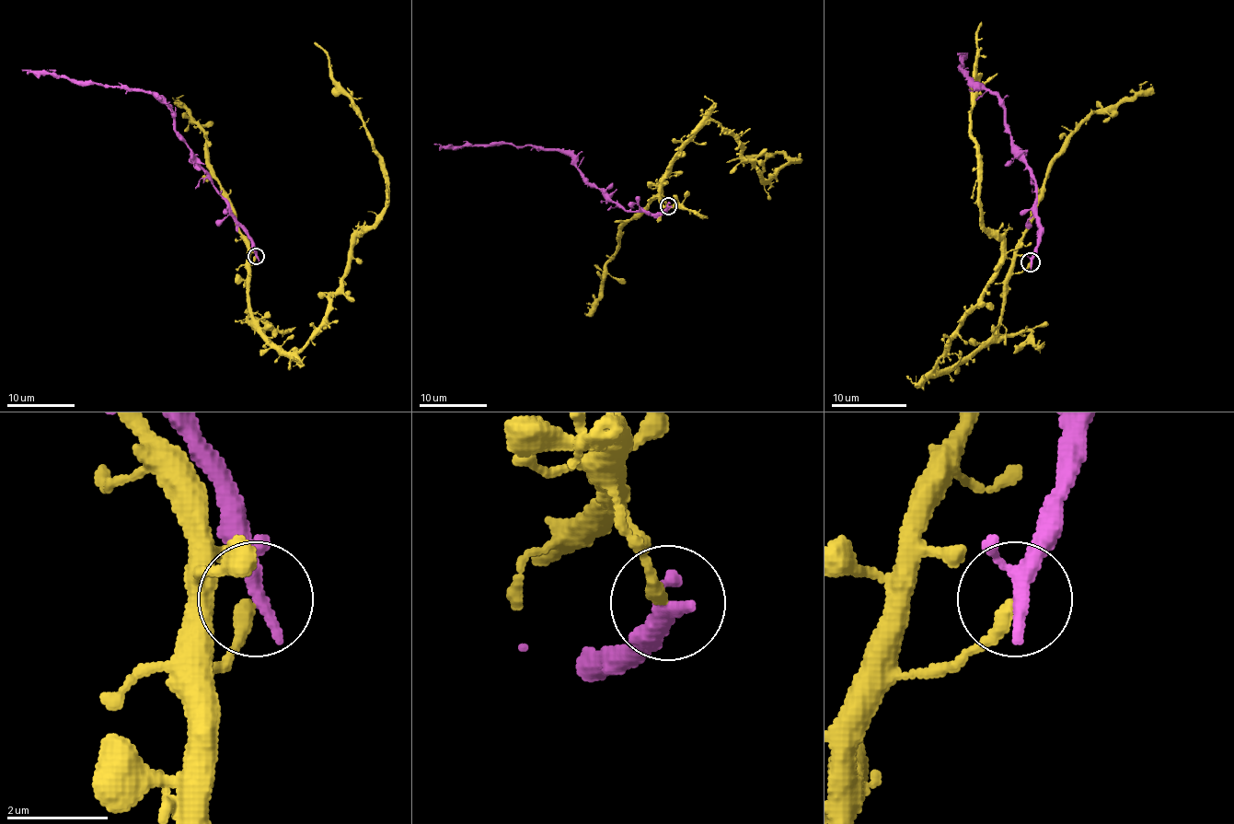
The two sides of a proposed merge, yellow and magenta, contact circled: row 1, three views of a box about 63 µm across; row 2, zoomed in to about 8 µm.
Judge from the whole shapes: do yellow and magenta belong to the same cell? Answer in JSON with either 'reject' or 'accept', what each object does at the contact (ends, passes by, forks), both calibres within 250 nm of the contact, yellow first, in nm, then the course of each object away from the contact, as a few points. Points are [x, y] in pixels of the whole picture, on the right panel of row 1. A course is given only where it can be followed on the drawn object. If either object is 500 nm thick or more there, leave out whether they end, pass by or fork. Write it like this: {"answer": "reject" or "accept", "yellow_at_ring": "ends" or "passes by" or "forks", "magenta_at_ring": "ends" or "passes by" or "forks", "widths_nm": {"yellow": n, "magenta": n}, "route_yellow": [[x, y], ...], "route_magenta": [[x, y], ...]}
{"answer": "reject", "yellow_at_ring": "ends", "magenta_at_ring": "passes by", "widths_nm": {"yellow": 280, "magenta": 280}, "route_yellow": [[1031, 262], [1006, 285], [1000, 325], [951, 366], [934, 366], [1000, 257], [984, 225], [970, 132], [982, 22]], "route_magenta": [[1031, 262], [1038, 237], [1034, 176], [1004, 121], [1002, 101], [962, 71], [961, 52]]}

